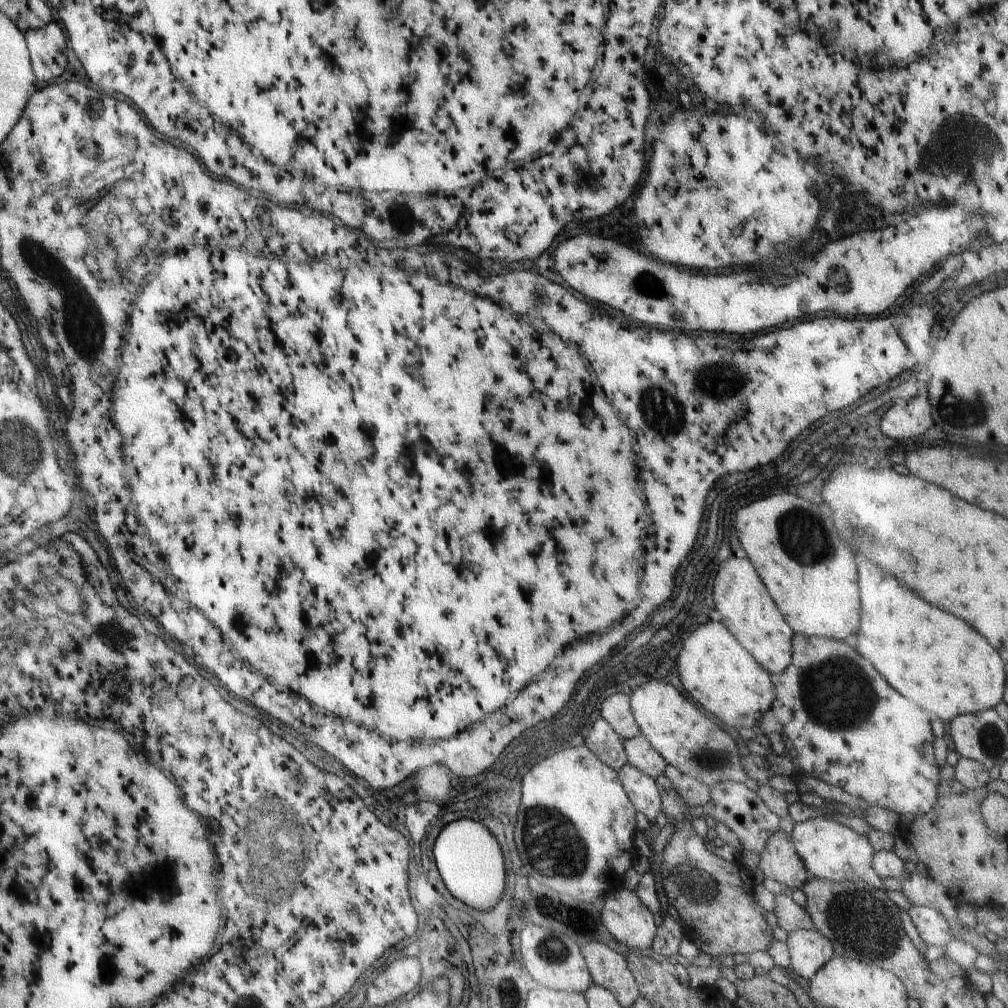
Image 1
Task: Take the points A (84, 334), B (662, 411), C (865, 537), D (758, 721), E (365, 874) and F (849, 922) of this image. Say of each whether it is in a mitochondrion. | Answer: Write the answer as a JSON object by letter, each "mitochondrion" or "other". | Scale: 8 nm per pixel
{"A":"mitochondrion","B":"mitochondrion","C":"mitochondrion","D":"other","E":"other","F":"mitochondrion"}

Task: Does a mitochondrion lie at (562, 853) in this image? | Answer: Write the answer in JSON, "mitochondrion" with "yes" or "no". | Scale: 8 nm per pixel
{"mitochondrion":"yes"}

